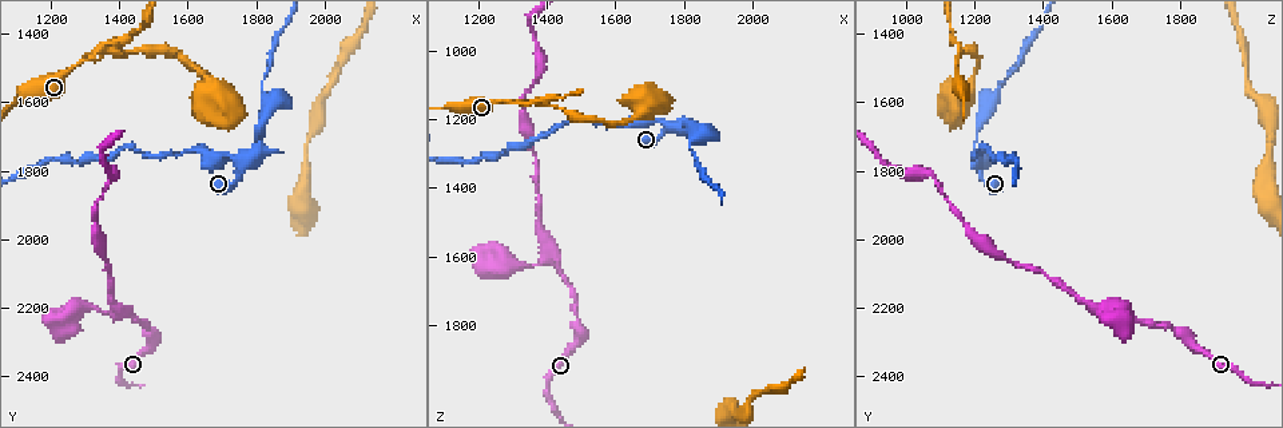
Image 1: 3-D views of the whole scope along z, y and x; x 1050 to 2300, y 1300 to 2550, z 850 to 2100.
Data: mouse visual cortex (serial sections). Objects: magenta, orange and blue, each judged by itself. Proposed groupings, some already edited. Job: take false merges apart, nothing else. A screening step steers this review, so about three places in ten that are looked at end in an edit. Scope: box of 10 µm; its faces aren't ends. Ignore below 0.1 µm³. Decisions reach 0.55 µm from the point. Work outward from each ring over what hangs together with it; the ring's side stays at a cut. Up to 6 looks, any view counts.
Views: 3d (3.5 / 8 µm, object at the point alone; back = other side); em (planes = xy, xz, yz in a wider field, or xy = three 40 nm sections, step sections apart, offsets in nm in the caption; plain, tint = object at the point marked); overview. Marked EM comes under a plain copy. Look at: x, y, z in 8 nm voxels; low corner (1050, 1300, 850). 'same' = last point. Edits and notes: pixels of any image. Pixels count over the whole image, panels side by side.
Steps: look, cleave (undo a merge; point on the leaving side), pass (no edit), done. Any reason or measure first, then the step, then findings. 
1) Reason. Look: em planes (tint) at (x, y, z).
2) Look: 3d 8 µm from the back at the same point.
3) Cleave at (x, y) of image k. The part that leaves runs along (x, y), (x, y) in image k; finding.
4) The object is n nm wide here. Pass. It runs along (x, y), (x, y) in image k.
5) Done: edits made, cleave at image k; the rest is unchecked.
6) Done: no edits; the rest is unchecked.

Arms run side by side. Look: 3d 3.5 µm at (1350, 1450, 1150).

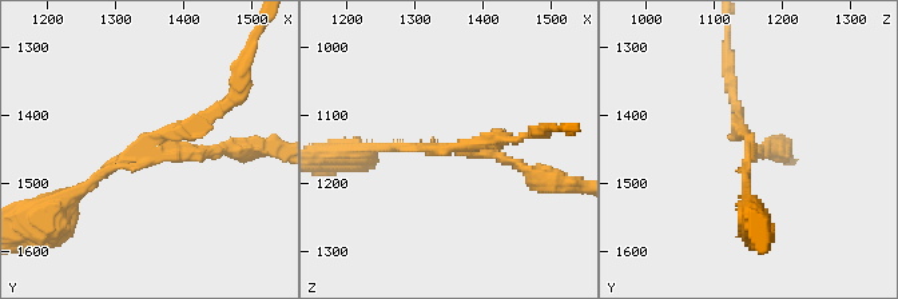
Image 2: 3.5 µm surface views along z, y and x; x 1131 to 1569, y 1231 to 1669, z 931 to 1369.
3 arms meet here; the arms are 100, 150, 200 nm wide; need the tissue. Look: em xy step 1 (tint) at (1340, 1450, 1155).

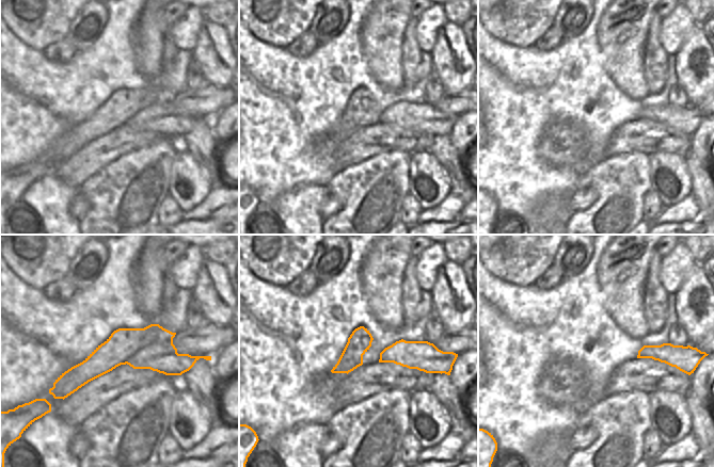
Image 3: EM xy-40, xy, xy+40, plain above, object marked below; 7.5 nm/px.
Look: em xy step 2 (tint) at the same point.

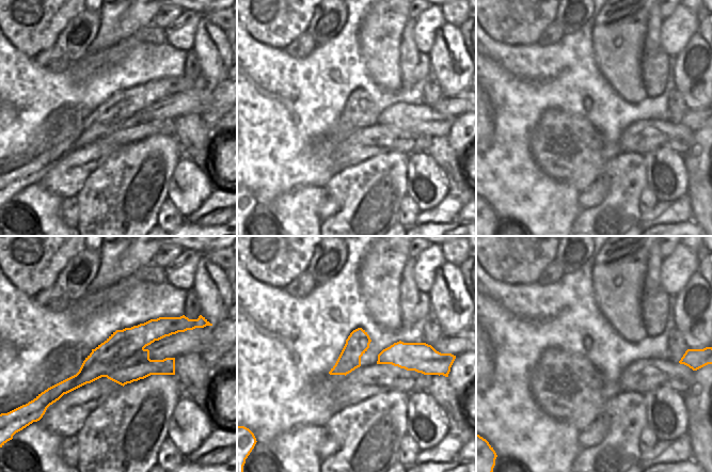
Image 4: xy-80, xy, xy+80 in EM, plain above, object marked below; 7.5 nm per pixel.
Cleave at (520, 166) of image 2. The part that leaves runs along (155, 151), (278, 151) in image 2; two cells meet here.

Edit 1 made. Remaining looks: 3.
Narrows sharply. Look: 3d 3.5 µm from the back at (1810, 1700, 1210).

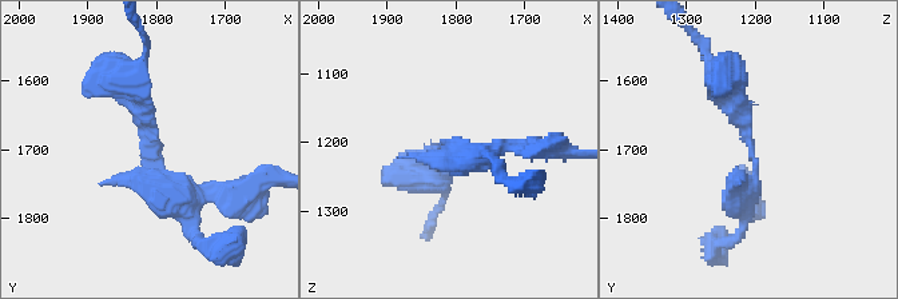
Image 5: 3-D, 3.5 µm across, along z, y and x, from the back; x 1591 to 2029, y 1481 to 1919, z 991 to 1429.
The arms are 250, 350 nm wide; need the tissue. Look: em planes (tint) at (1810, 1690, 1205).

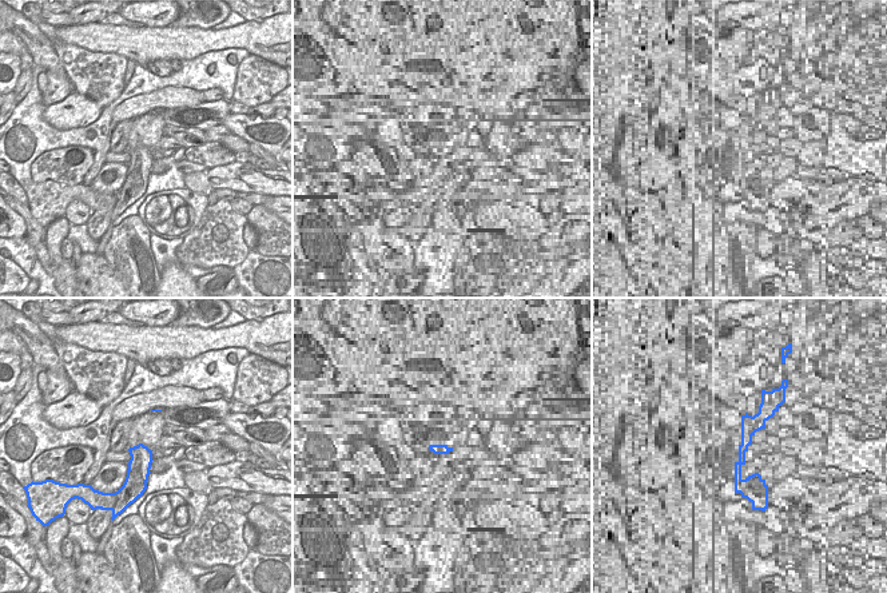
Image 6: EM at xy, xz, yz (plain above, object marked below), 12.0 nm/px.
Cut it another way. Look: em xy step 3 (tint) at the same point.

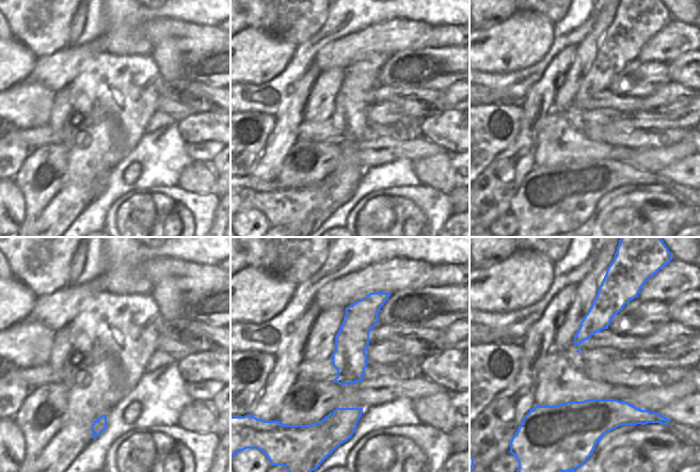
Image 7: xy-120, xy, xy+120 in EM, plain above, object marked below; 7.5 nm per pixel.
Pass. All the same cell.

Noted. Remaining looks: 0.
Done: edits made, cleave at image 2; the rest is unchecked.

